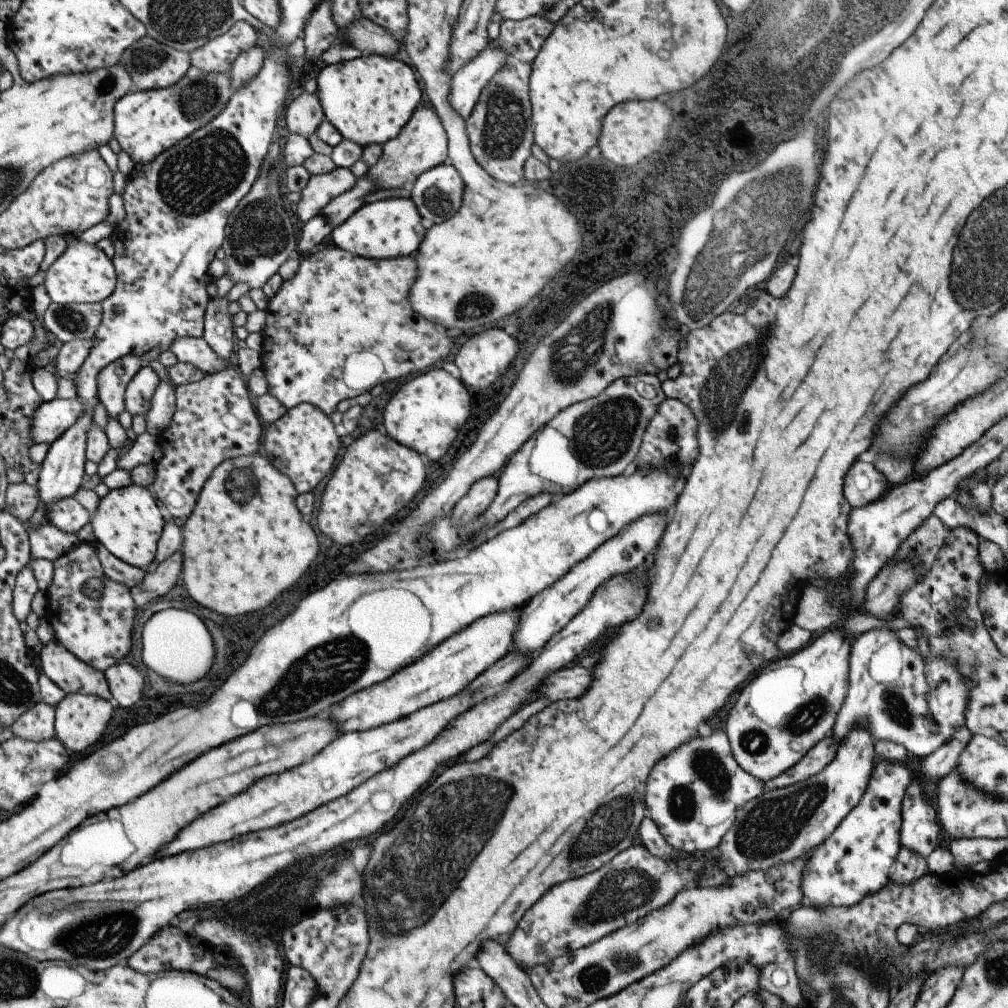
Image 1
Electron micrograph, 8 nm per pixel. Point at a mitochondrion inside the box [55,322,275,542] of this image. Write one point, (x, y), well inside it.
(241, 485)

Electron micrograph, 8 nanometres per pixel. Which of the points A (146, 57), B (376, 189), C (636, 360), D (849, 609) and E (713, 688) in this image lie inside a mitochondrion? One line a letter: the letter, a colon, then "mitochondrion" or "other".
A: mitochondrion
B: other
C: other
D: other
E: other

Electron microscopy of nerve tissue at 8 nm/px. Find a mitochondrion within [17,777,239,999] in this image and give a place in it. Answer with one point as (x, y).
(102, 938)

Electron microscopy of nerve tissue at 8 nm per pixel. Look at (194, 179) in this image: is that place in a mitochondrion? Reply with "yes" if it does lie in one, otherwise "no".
yes

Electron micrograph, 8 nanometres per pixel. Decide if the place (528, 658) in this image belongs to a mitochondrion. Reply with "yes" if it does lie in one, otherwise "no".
no

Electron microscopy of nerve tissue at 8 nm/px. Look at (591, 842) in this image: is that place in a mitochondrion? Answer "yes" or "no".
yes

